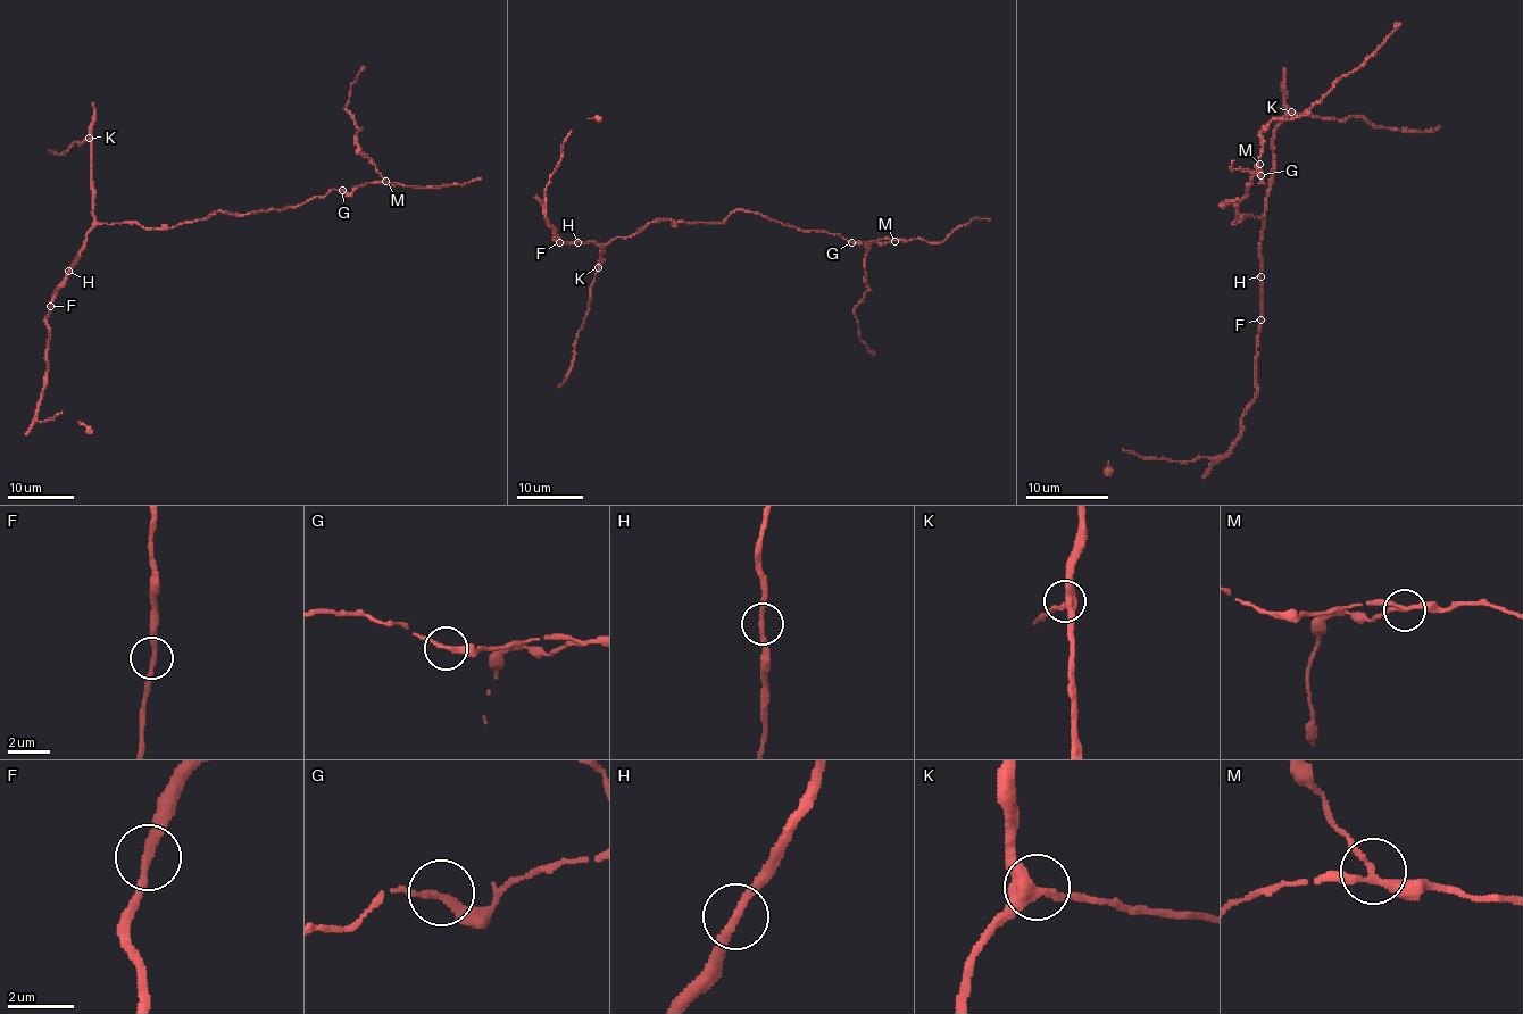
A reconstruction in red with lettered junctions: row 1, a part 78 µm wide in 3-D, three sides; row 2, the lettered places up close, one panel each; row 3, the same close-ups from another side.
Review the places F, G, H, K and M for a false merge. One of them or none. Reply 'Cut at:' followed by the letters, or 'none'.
Cut at: M

